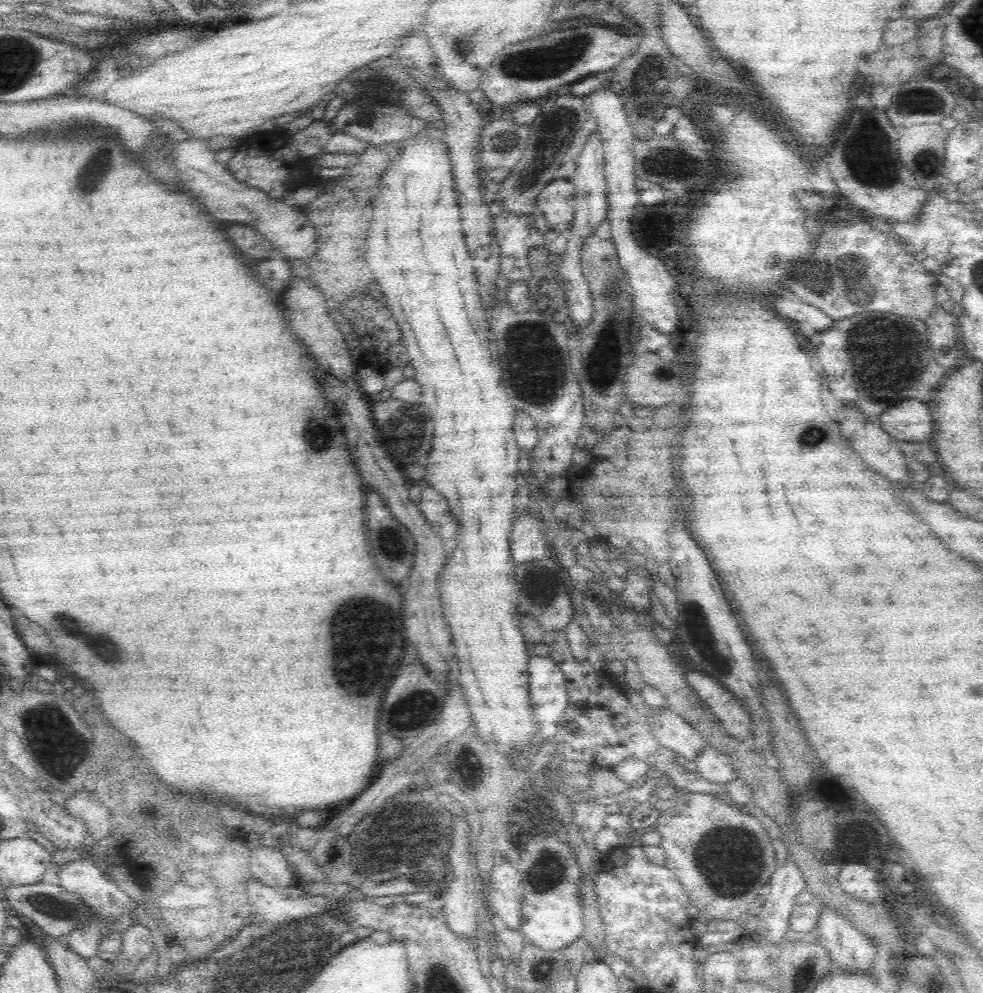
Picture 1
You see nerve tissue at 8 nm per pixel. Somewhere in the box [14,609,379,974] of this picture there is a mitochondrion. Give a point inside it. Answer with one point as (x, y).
(39, 905)

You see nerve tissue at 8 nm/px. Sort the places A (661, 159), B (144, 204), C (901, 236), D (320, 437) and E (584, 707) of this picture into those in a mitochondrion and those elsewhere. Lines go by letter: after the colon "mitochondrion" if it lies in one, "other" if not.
A: mitochondrion
B: other
C: other
D: mitochondrion
E: other

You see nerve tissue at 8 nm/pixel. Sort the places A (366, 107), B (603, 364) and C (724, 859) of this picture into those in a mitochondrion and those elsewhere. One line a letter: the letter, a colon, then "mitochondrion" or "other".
A: mitochondrion
B: mitochondrion
C: mitochondrion

